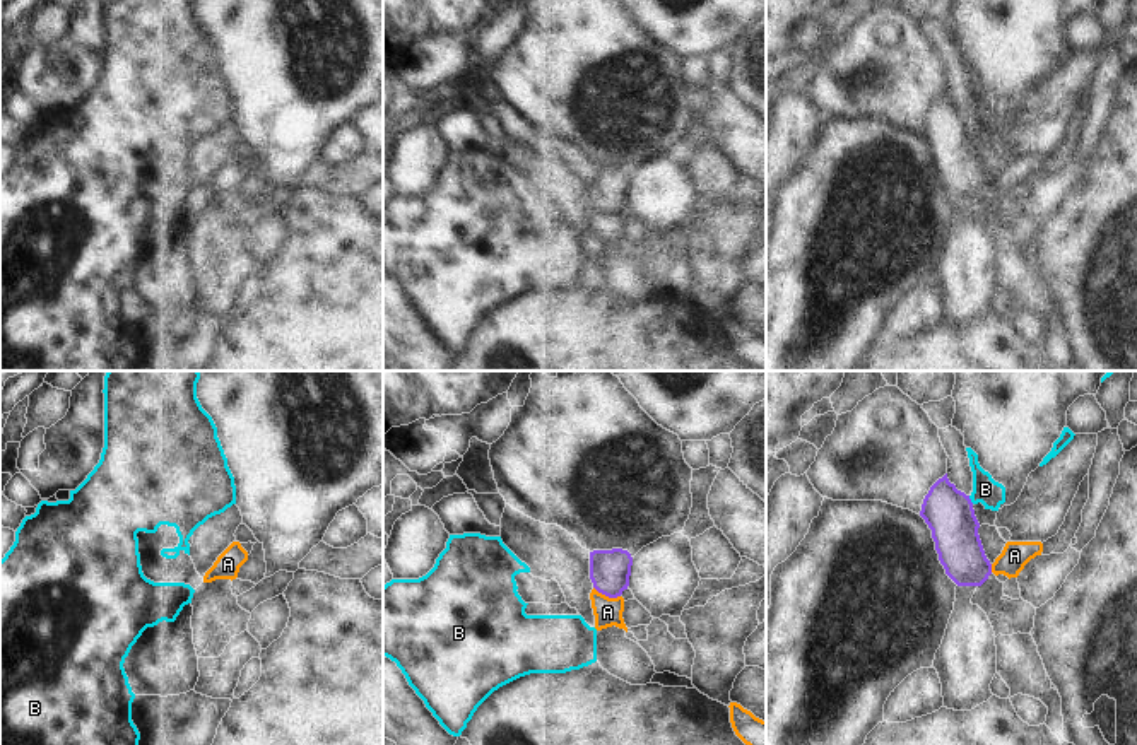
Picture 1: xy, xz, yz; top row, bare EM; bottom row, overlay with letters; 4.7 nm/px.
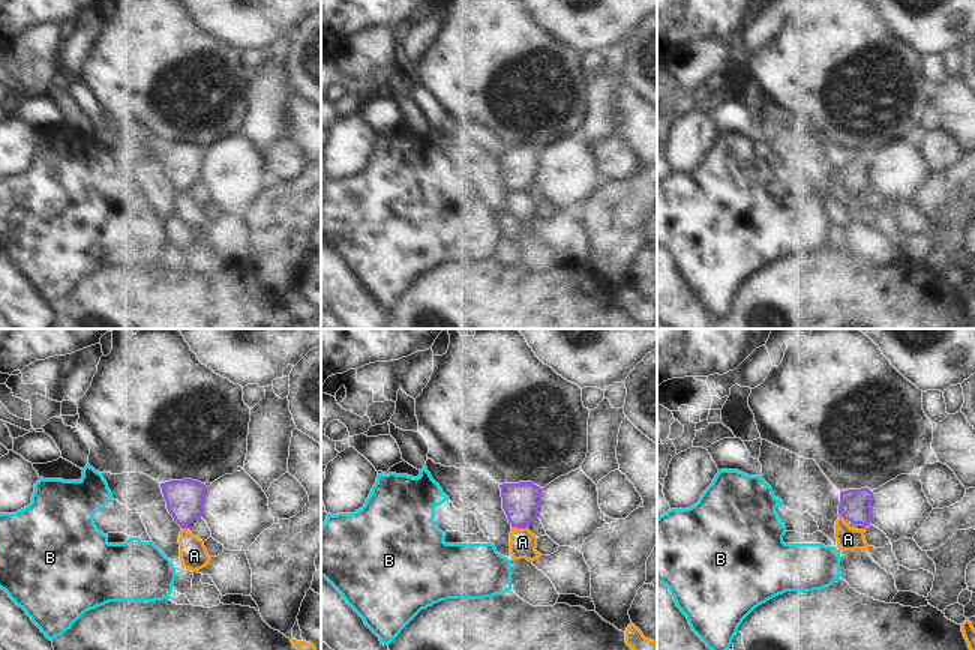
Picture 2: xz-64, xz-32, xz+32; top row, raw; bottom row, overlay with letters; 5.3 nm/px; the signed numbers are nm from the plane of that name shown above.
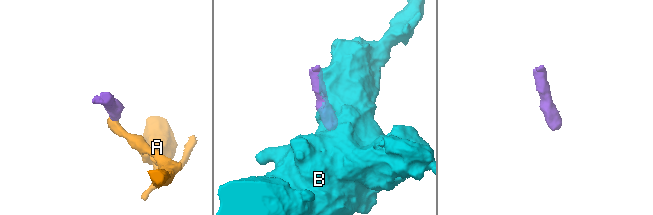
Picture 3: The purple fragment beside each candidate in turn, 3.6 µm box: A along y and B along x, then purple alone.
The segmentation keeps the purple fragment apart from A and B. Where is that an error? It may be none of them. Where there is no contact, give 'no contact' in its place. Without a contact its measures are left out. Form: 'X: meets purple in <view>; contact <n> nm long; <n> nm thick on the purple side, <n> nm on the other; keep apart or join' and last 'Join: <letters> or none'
A: meets purple in xz; contact 140 nm long; 190 nm thick on the purple side, 130 nm on the other; keep apart
B: meets purple in yz; contact 50 nm long; 220 nm thick on the purple side, 120 nm on the other; keep apart
Join: none

